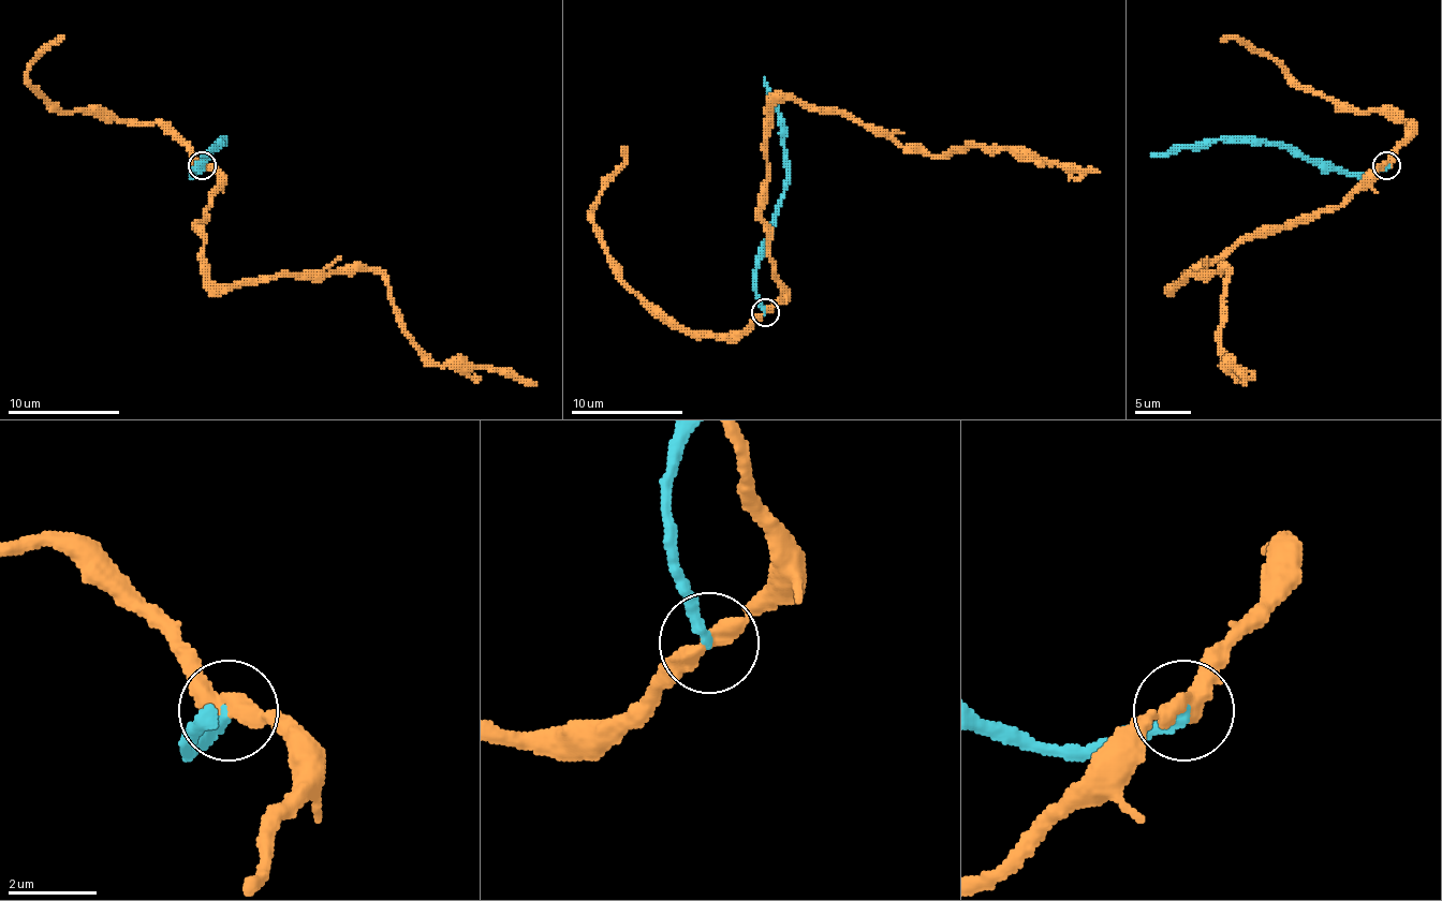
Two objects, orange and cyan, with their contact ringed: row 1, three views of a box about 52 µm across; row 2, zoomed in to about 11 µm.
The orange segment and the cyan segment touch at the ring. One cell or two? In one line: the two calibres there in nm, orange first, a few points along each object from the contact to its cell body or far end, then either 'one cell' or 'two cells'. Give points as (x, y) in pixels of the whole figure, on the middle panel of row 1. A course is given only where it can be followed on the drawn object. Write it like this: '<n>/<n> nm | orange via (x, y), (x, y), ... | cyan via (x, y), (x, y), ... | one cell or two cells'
400/260 nm | orange via (764, 312), (781, 298), (761, 211), (778, 102), (845, 111), (940, 156), (1030, 149), (1100, 172) | cyan via (764, 312), (755, 292), (759, 248), (778, 211), (786, 178), (783, 130), (764, 77) | two cells

